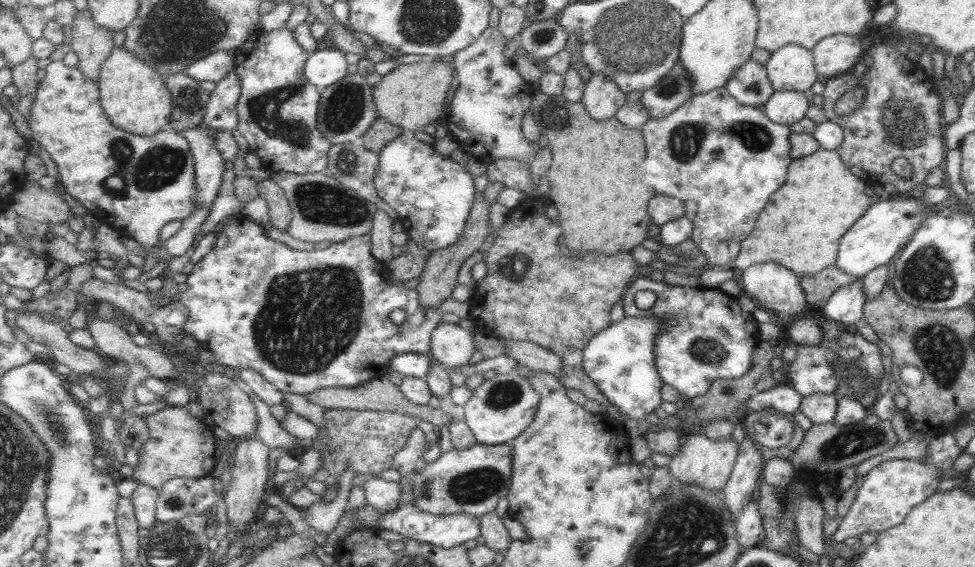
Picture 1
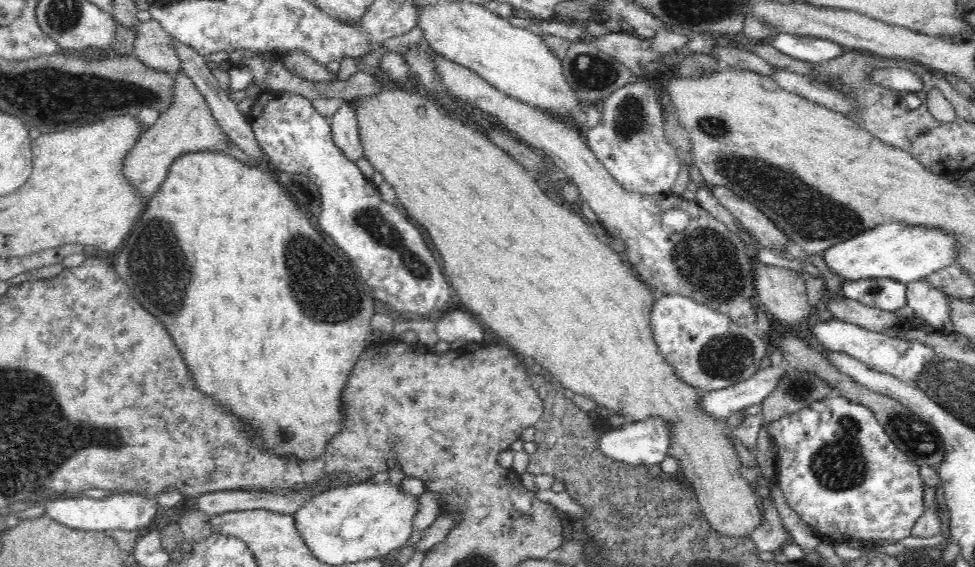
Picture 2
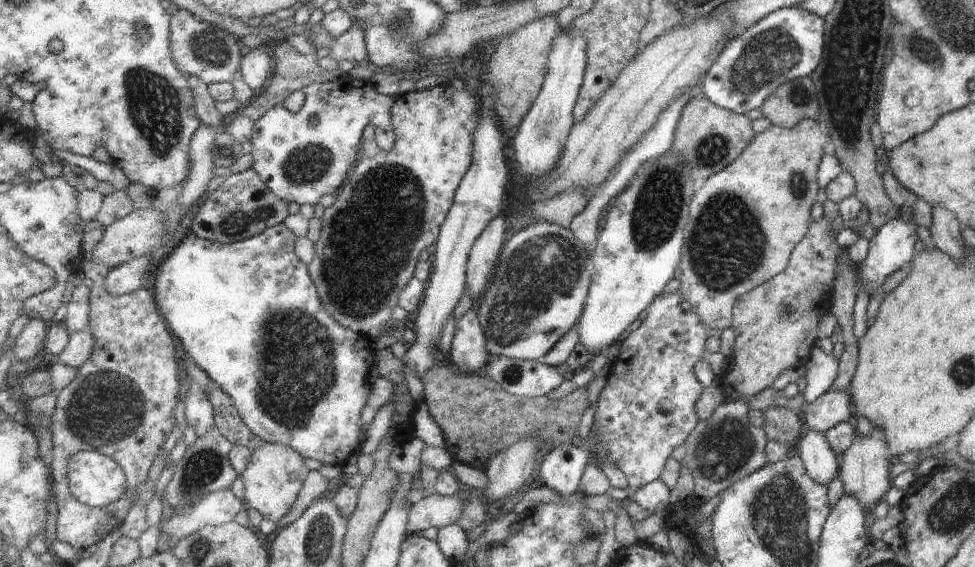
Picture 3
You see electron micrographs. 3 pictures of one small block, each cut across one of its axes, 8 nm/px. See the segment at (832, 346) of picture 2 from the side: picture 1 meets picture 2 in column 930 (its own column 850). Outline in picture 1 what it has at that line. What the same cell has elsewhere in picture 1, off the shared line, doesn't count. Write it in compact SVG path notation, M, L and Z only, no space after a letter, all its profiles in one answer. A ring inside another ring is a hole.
M818 345L794 346L795 359L784 366L784 374L789 378L789 384L801 397L815 392L835 392L837 381L833 374L833 364L841 358L845 362L857 360L860 354L857 349L848 347L835 352Z

